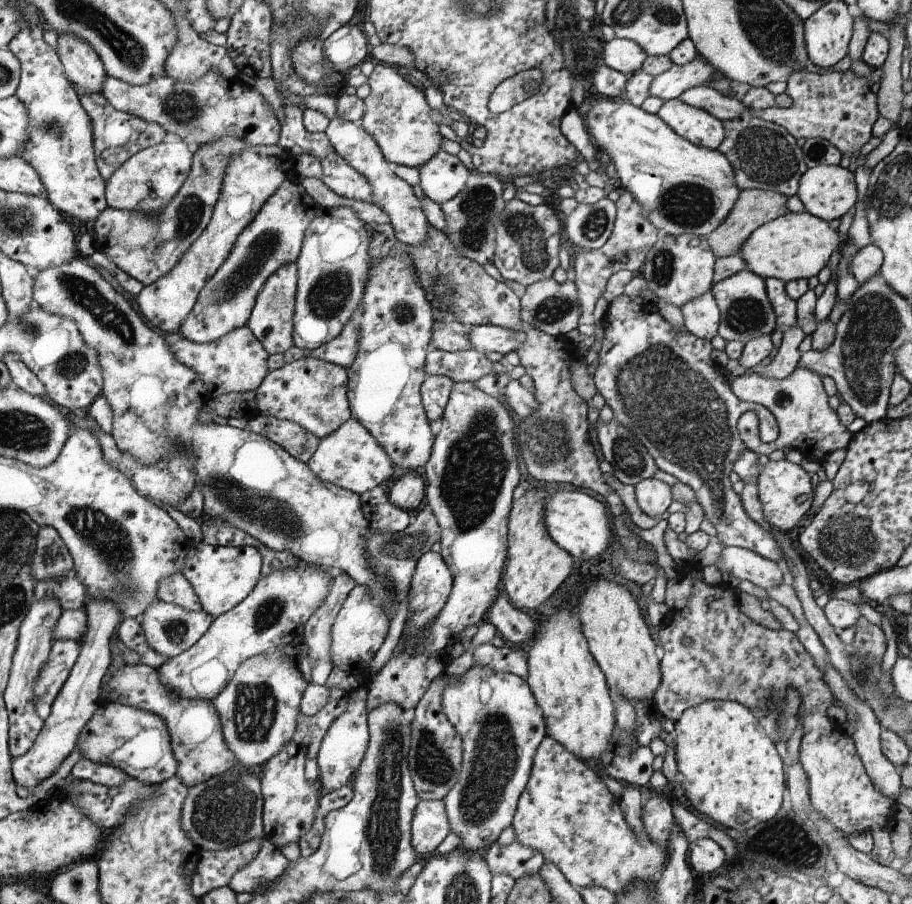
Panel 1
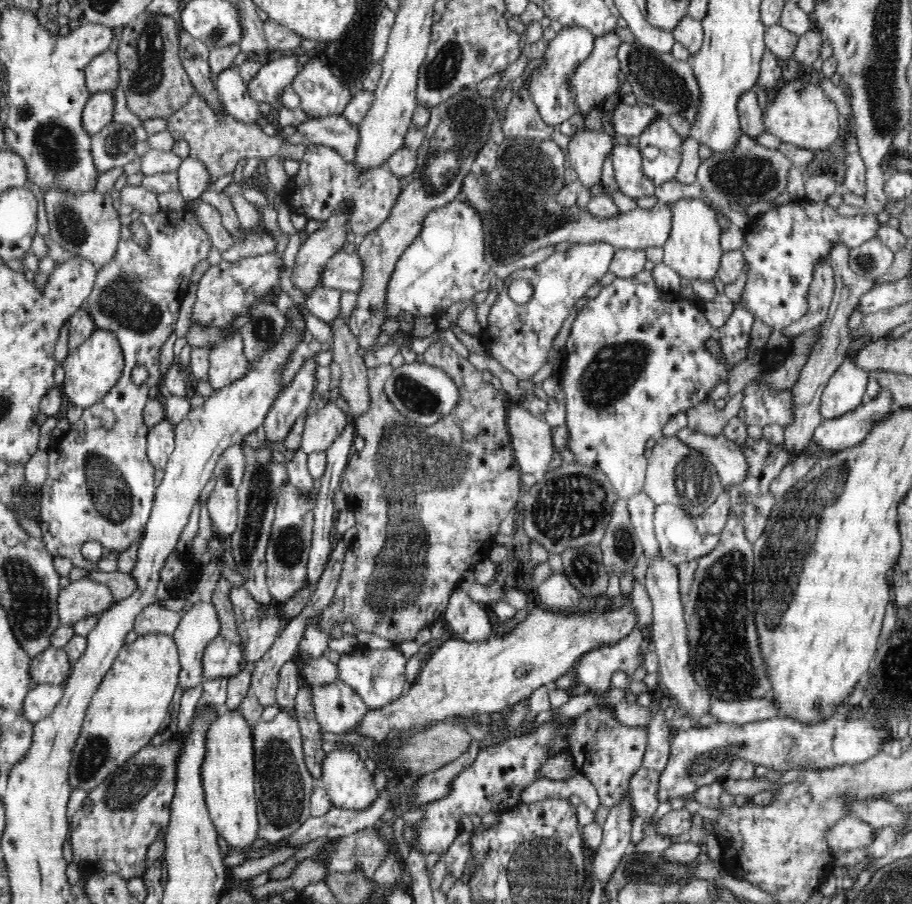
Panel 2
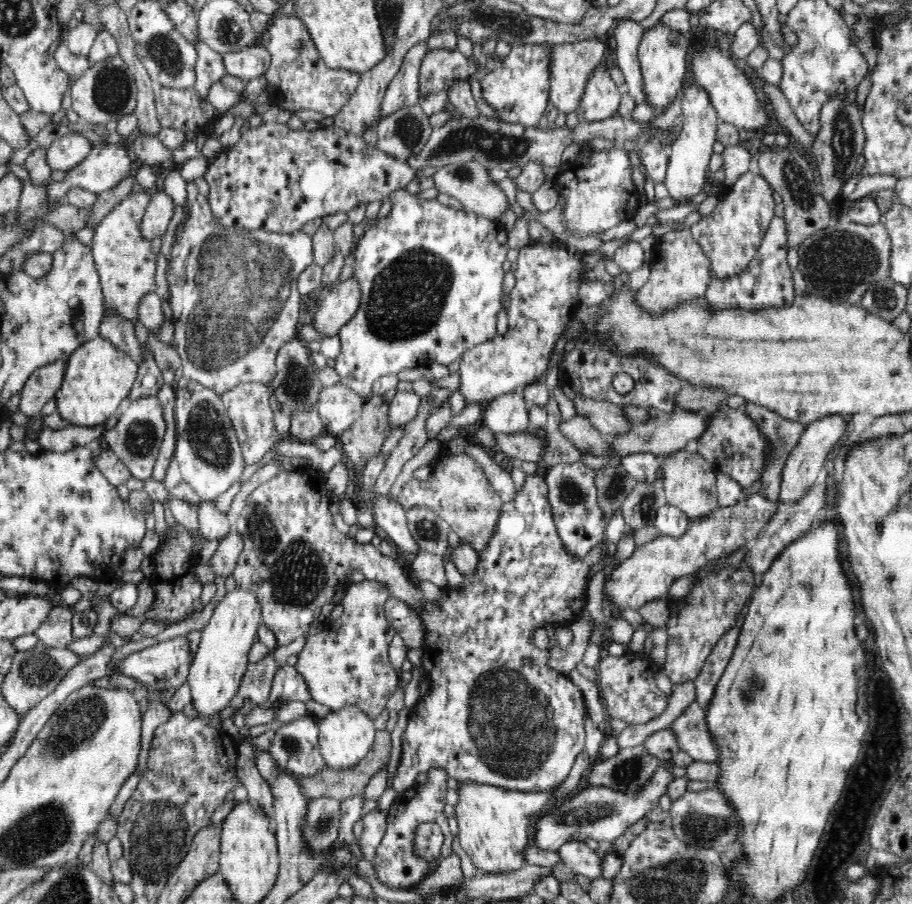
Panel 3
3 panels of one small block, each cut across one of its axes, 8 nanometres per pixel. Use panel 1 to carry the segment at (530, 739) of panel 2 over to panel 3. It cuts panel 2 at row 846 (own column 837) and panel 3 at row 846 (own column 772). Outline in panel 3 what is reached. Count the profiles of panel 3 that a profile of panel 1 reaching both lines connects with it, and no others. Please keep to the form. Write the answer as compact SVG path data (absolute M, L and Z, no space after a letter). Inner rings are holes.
M432 768L428 770L428 780L423 785L416 785L399 793L387 810L387 827L385 835L379 844L374 860L374 868L377 876L383 884L389 888L412 888L418 880L422 880L426 872L426 862L421 862L411 848L411 841L414 840L414 828L422 822L436 822L444 835L441 852L450 856L452 851L452 839L454 838L448 828L448 817L444 813L446 806L446 790L448 790L448 773L444 769Z

